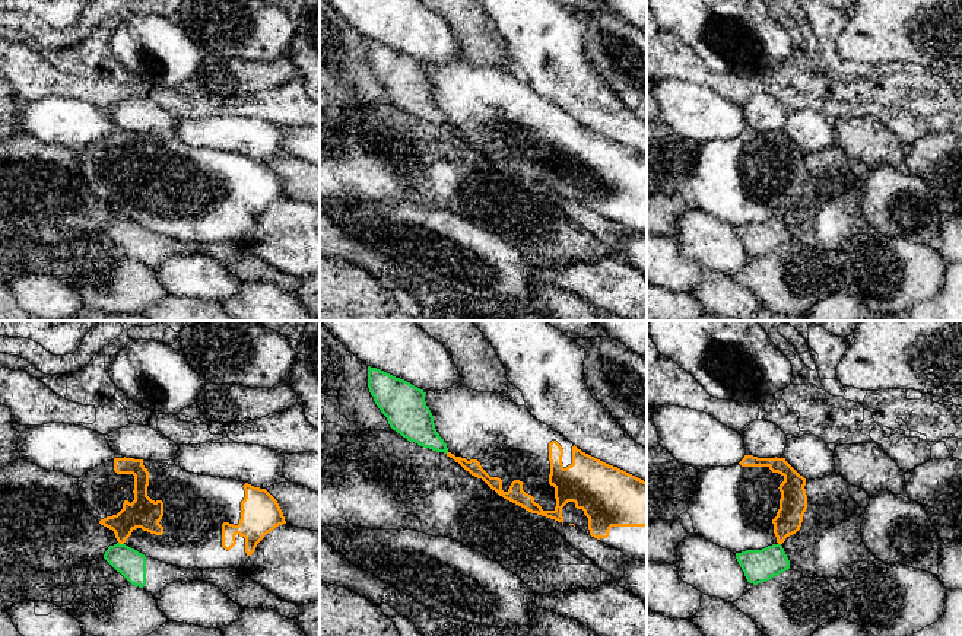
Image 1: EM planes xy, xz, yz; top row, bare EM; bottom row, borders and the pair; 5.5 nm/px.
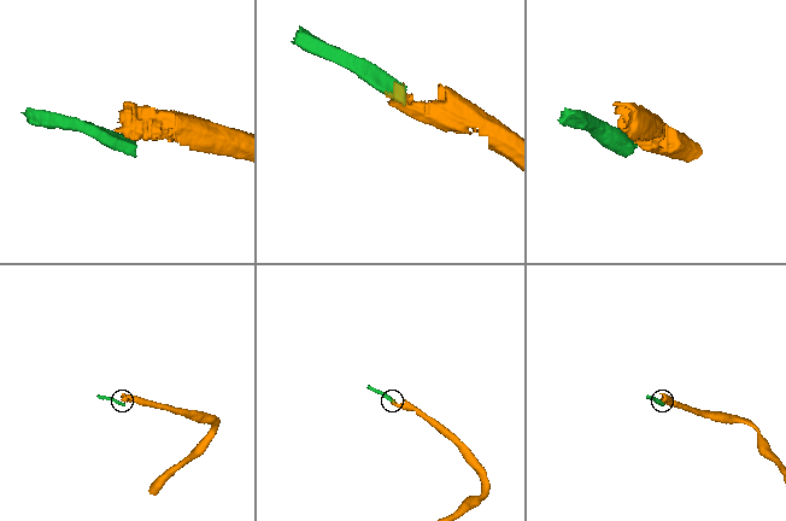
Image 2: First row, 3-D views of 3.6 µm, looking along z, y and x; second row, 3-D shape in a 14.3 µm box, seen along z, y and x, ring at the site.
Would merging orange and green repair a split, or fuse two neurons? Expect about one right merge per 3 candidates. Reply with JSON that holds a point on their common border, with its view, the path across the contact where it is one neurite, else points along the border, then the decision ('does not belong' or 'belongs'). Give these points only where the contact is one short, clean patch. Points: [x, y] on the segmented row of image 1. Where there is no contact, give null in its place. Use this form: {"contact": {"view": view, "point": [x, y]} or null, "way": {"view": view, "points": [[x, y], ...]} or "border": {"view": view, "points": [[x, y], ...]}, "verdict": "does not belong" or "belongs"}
{"contact": {"view": "xy", "point": [121, 543]}, "border": {"view": "xy", "points": [[118, 541], [123, 544]]}, "verdict": "does not belong"}

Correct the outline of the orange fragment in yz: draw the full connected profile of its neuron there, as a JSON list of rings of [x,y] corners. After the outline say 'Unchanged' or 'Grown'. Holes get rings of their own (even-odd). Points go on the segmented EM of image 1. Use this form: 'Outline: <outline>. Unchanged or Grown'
Outline: [[[744,458],[730,467],[708,467],[698,473],[688,513],[693,521],[695,534],[730,550],[762,550],[782,544],[796,534],[807,509],[806,478],[785,458]]]. Grown

